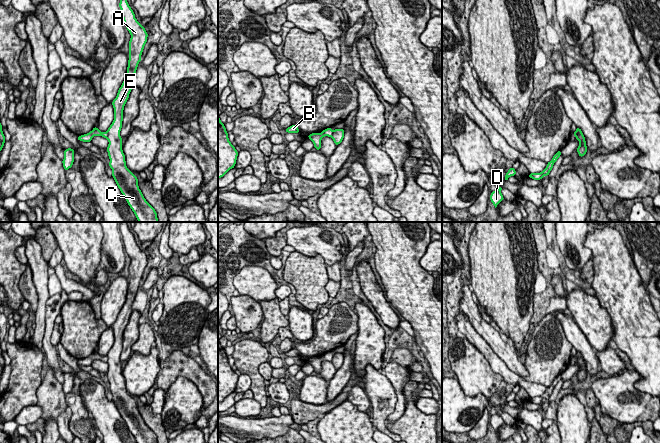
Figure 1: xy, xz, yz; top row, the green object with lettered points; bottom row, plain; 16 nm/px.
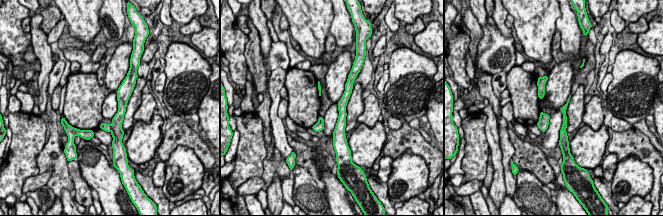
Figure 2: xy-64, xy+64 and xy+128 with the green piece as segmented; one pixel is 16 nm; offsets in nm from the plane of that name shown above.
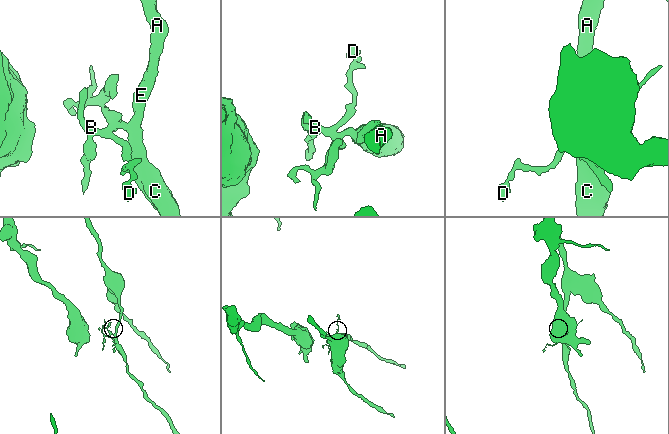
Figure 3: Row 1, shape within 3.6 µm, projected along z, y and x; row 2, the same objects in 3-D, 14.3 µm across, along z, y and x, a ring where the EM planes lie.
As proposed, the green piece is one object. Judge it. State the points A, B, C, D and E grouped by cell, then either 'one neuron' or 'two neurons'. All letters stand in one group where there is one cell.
A C E / B D | two neurons

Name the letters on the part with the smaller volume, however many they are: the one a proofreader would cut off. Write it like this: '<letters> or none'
B, D

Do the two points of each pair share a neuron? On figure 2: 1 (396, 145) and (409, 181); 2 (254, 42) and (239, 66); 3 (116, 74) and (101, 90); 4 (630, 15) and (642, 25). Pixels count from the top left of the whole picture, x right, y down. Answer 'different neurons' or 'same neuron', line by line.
1: different neurons
2: different neurons
3: different neurons
4: different neurons

